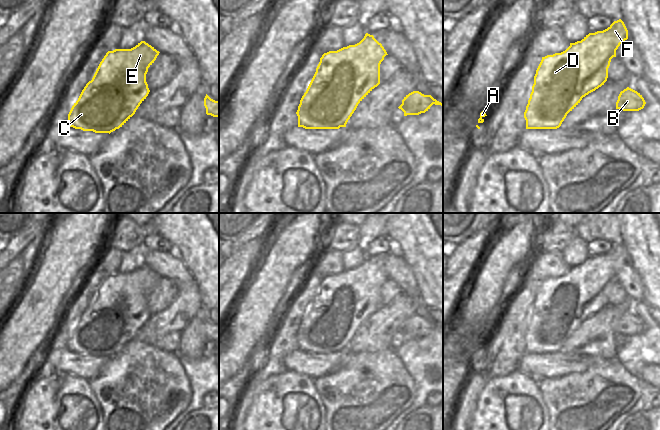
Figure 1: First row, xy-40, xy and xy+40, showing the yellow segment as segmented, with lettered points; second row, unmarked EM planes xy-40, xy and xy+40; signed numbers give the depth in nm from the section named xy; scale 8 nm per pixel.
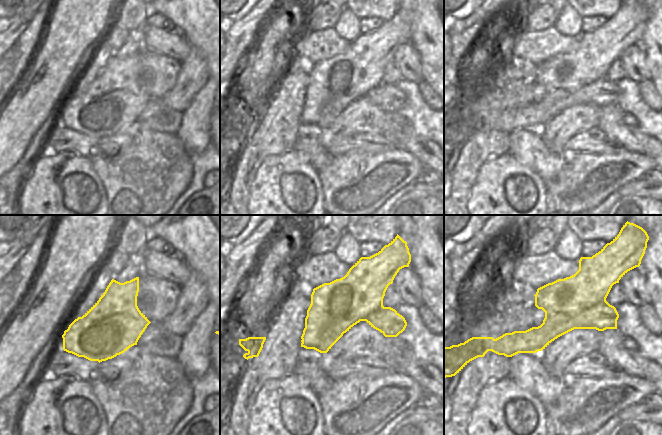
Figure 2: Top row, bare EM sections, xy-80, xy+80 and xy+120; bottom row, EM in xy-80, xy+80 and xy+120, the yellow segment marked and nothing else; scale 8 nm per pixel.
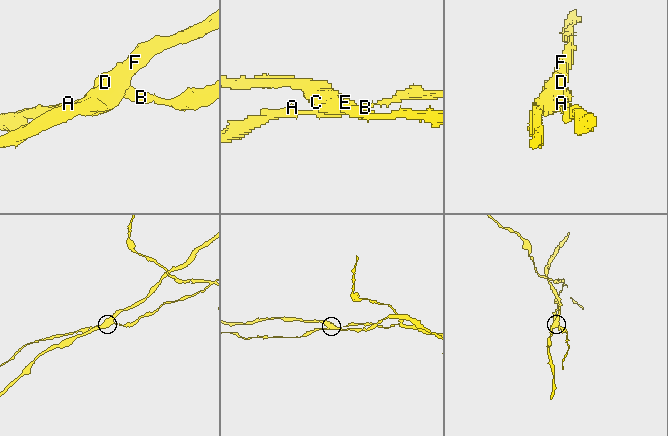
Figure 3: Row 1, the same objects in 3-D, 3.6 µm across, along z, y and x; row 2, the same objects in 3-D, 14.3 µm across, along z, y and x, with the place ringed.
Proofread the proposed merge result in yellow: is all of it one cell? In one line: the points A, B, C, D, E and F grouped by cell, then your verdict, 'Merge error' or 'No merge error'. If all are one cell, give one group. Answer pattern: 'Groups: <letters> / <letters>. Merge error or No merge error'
Groups: A B / C D E F. Merge error

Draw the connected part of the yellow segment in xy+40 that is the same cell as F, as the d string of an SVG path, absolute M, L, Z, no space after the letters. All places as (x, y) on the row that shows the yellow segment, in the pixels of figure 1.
M619 19L603 31L589 33L581 41L570 43L561 53L542 57L524 112L526 129L559 128L567 113L562 112L559 117L545 117L542 108L552 92L568 76L568 68L573 65L583 66L587 75L595 75L600 72L600 64L604 59L616 57L616 50L627 39L628 30Z

